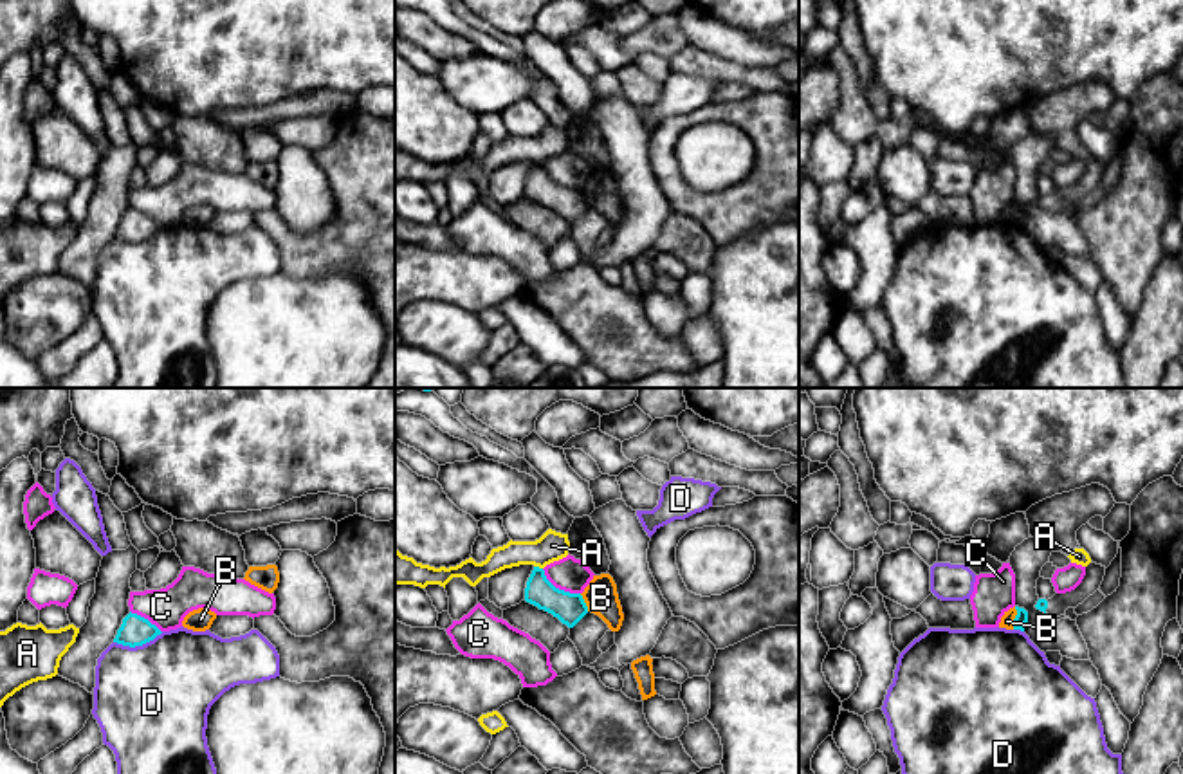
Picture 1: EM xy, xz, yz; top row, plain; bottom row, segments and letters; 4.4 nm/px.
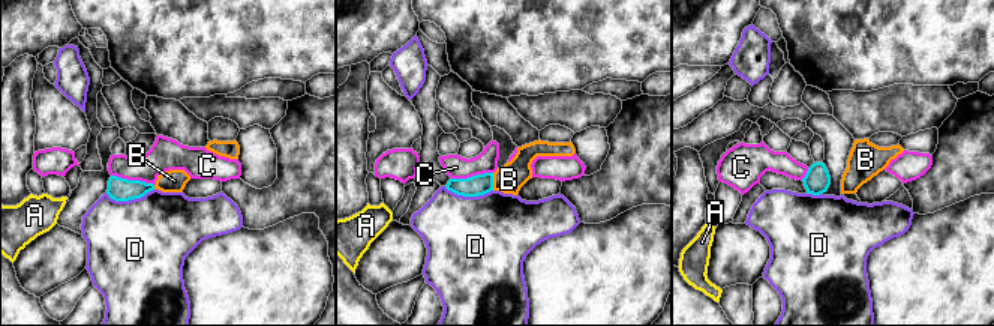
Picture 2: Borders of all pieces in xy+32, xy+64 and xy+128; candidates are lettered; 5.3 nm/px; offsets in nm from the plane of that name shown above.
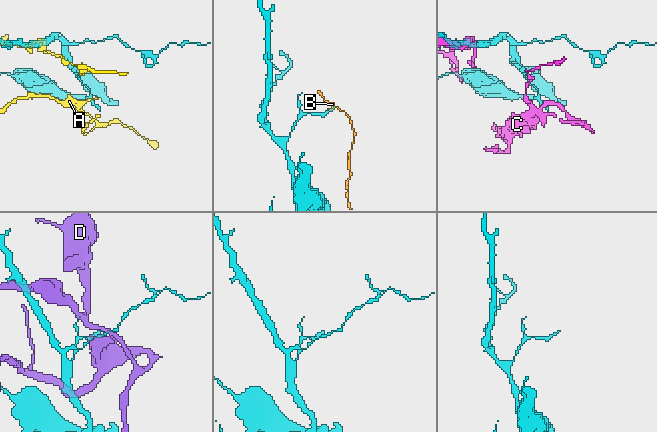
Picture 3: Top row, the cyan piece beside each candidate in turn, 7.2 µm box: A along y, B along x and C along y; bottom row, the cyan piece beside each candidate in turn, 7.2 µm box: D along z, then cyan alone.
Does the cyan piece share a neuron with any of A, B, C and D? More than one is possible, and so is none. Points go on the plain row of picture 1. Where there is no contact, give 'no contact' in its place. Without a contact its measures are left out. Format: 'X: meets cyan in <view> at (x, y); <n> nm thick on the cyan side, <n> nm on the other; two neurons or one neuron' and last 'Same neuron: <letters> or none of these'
A: meets cyan in xz at (538, 163); 140 nm thick on the cyan side, 130 nm on the other; two neurons
B: meets cyan in yz at (1016, 213); 60 nm thick on the cyan side, 60 nm on the other; two neurons
C: meets cyan in xz at (558, 184); 140 nm thick on the cyan side, 150 nm on the other; two neurons
D: meets cyan in xy at (137, 240); 140 nm thick on the cyan side, 480 nm on the other; two neurons
Same neuron: none of these

